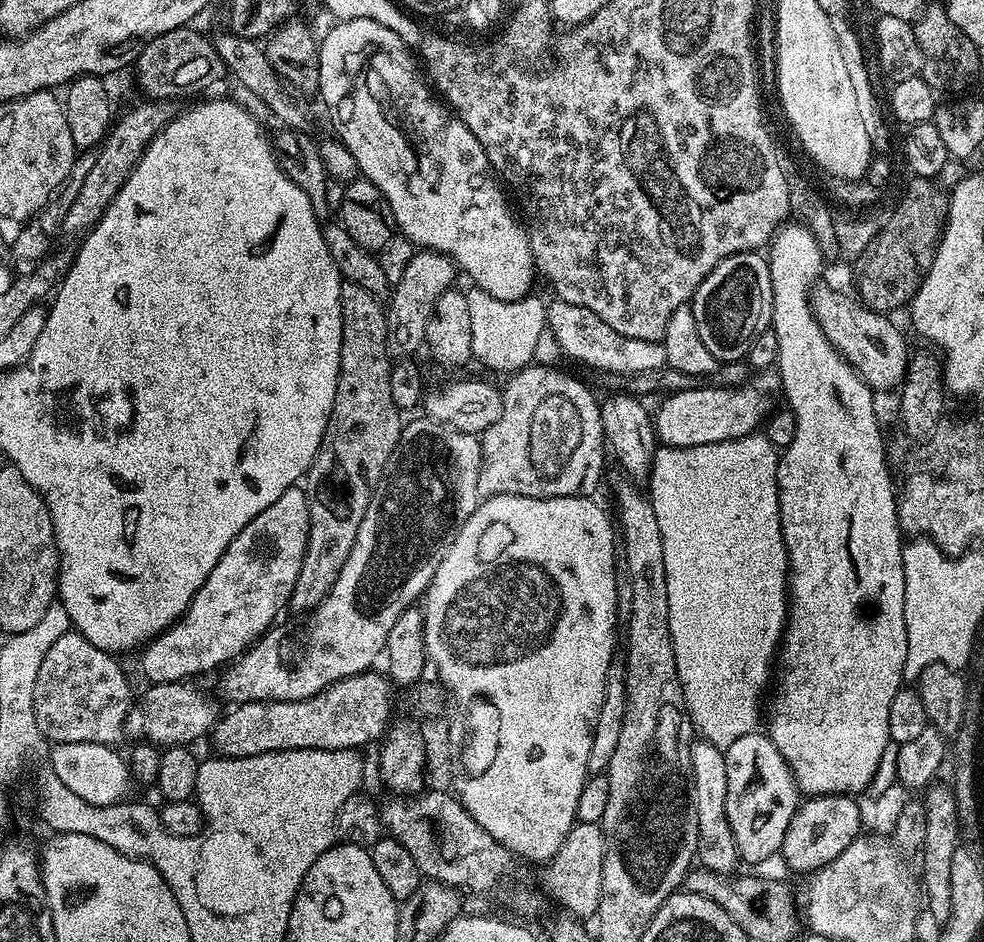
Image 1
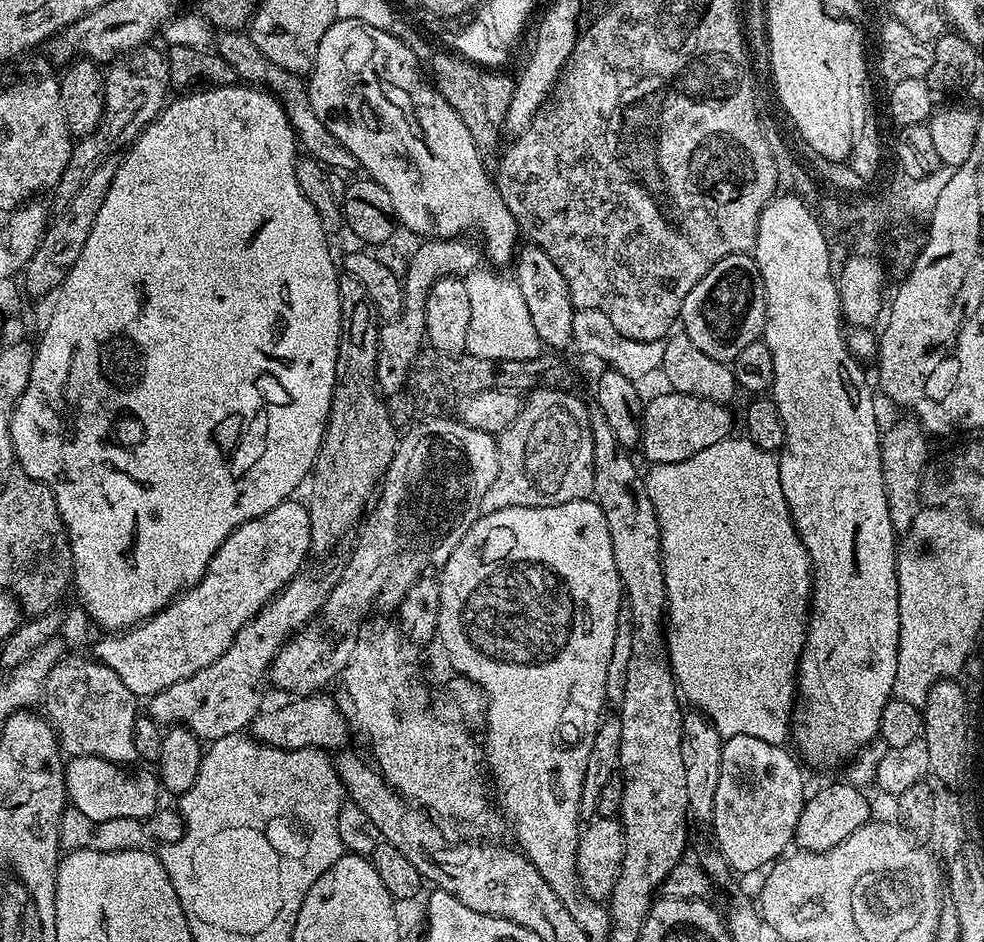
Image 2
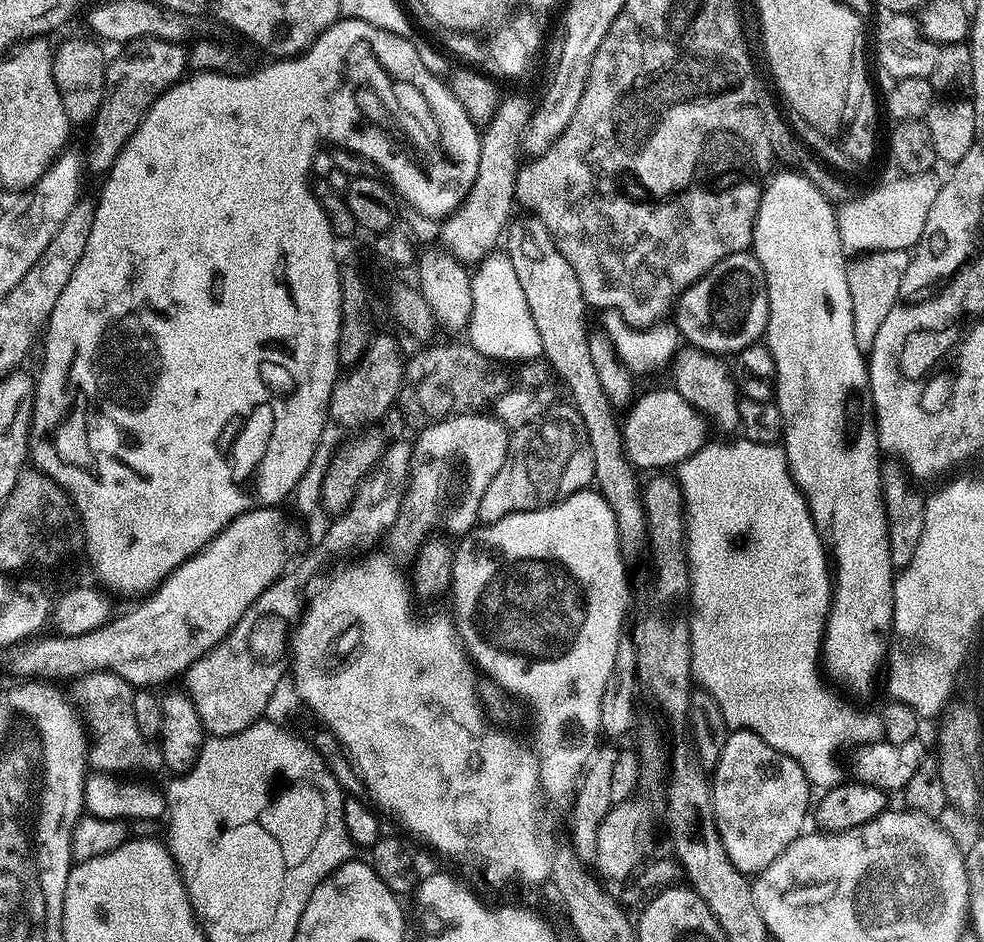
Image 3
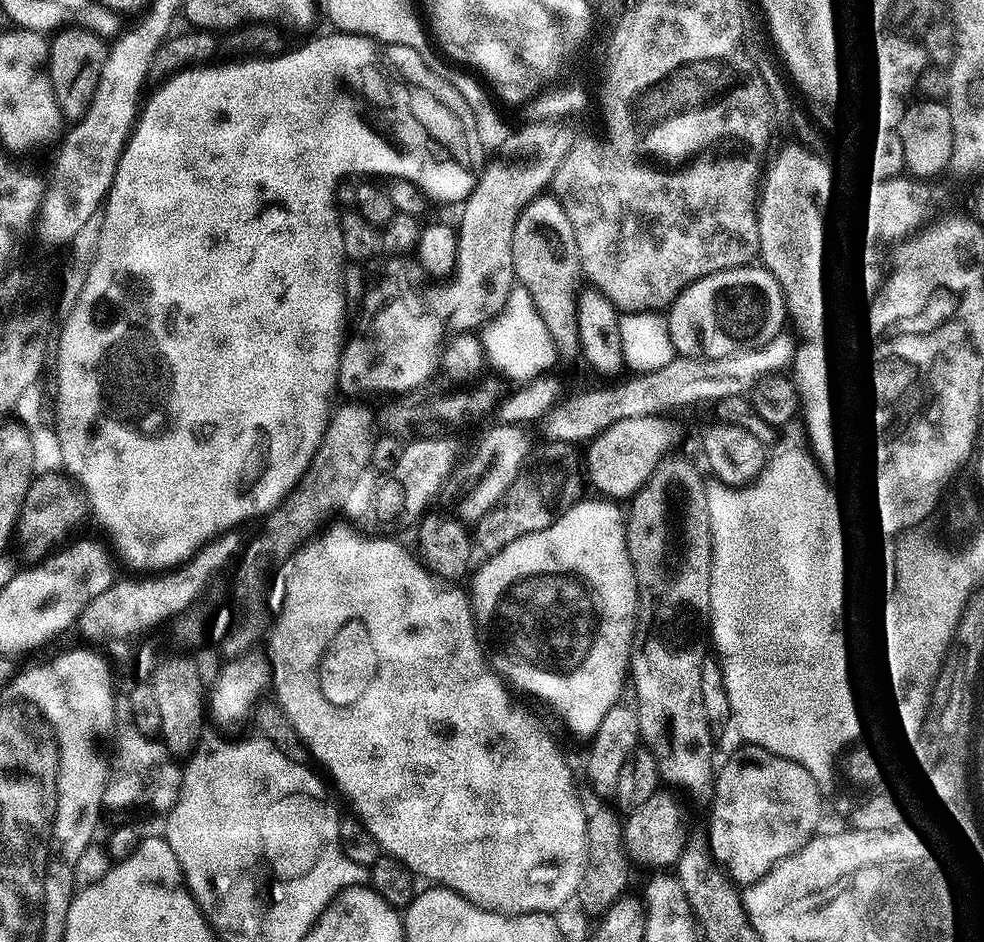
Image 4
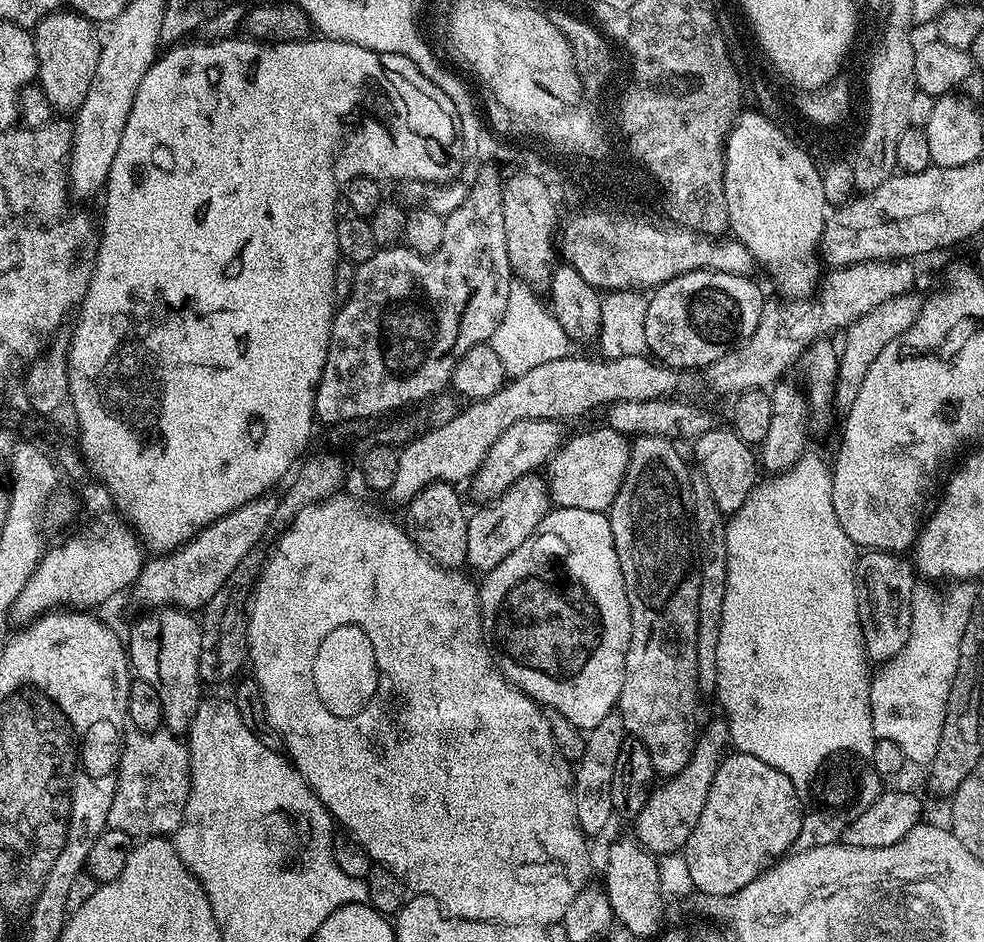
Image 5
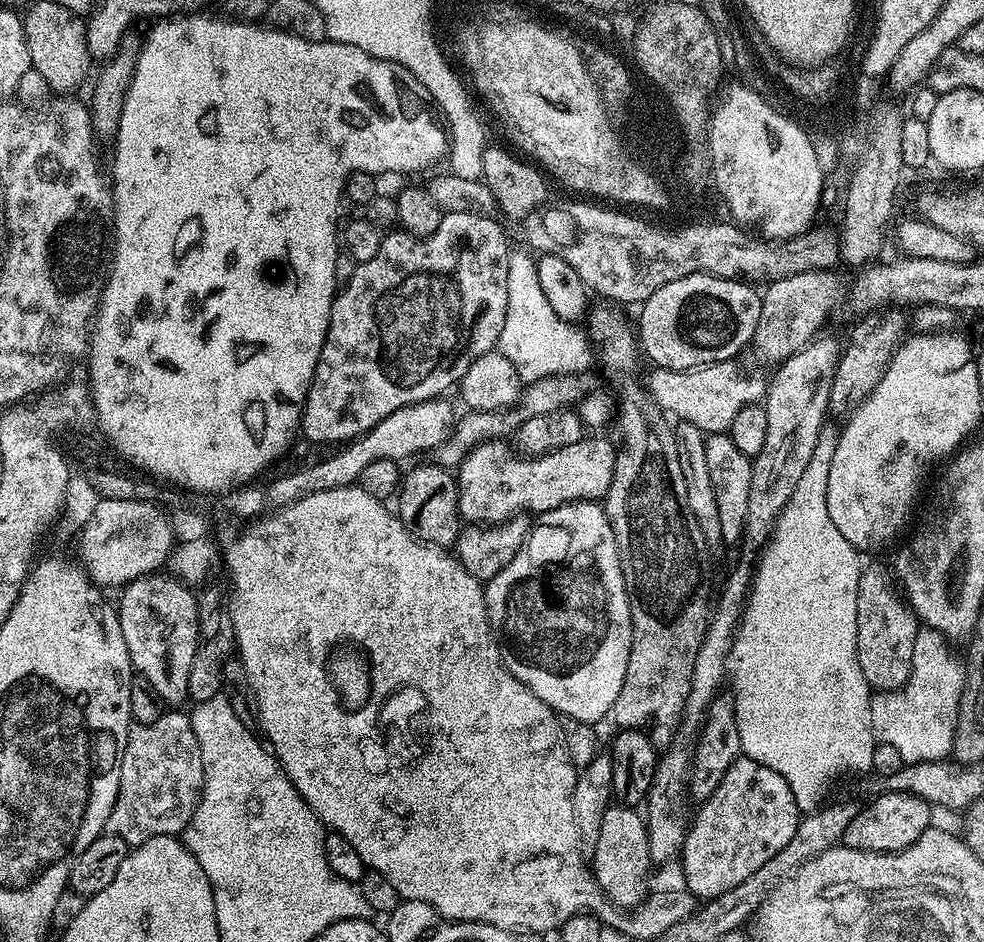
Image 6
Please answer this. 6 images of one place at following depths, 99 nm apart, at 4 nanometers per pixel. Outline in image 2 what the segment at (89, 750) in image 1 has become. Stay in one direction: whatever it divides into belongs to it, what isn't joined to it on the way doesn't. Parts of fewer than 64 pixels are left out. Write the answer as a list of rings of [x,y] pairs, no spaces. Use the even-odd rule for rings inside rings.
[[[97,756],[71,757],[65,763],[64,780],[69,803],[76,812],[85,814],[91,821],[122,817],[145,820],[160,806],[158,798],[162,796],[162,788],[153,773],[134,776],[125,767]]]

